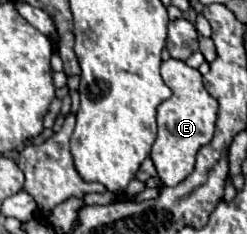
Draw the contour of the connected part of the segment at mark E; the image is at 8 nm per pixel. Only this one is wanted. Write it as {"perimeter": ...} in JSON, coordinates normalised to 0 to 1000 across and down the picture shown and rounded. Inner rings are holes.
{"perimeter":[[[664,261],[656,338],[696,380],[696,415],[640,457],[640,585],[615,620],[607,671],[656,782],[672,799],[704,799],[785,731],[802,637],[858,603],[883,500],[883,432],[826,380],[810,303],[761,286],[745,261]]]}

